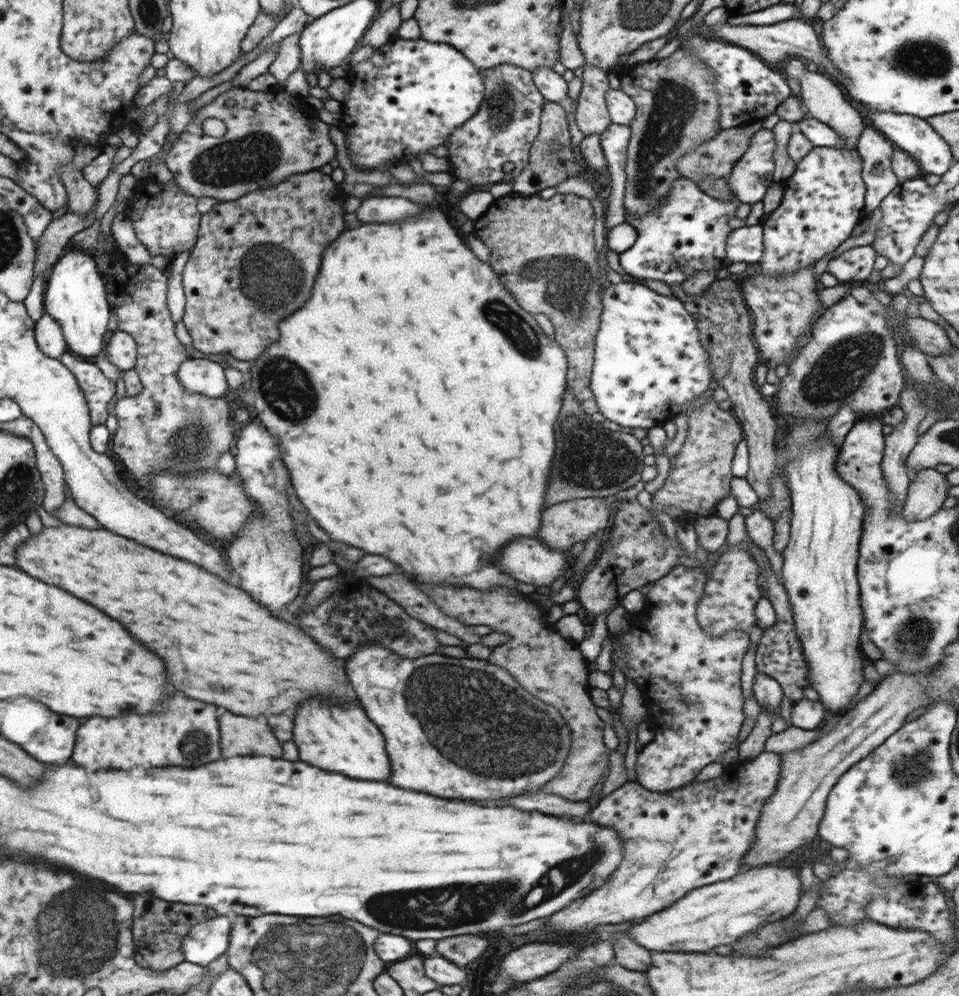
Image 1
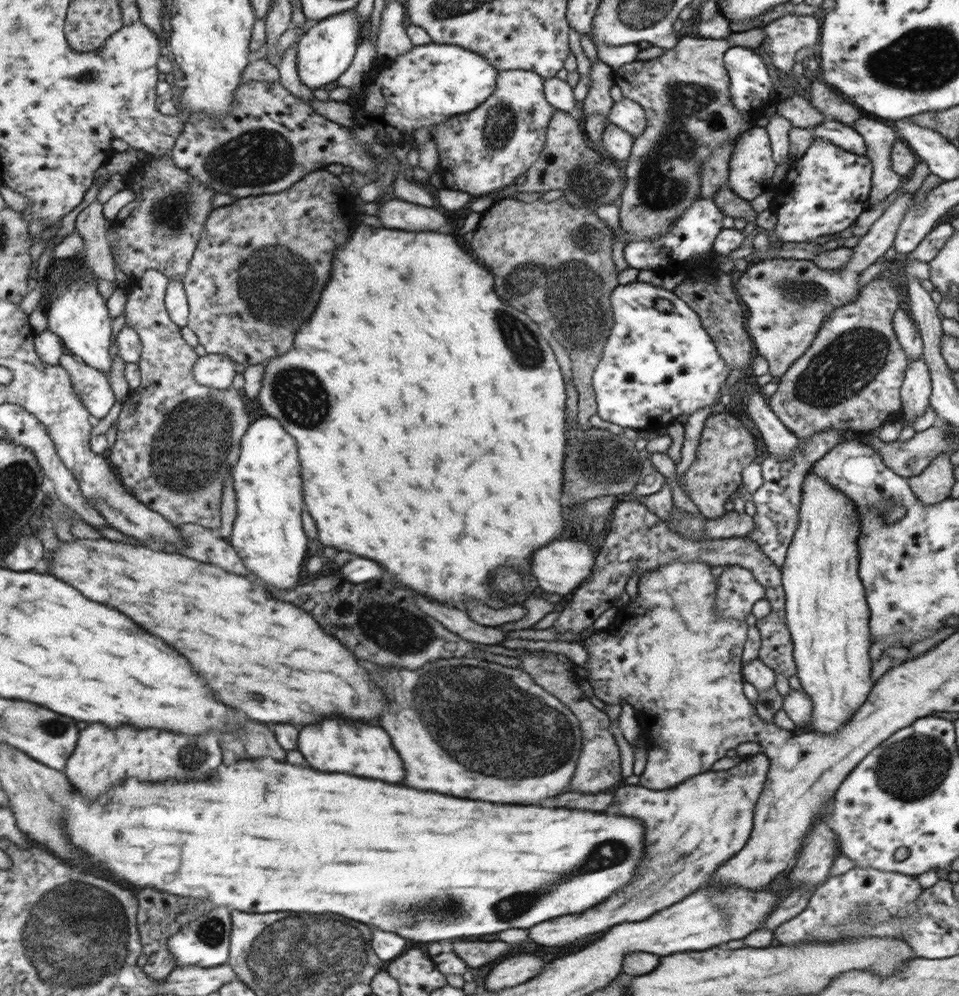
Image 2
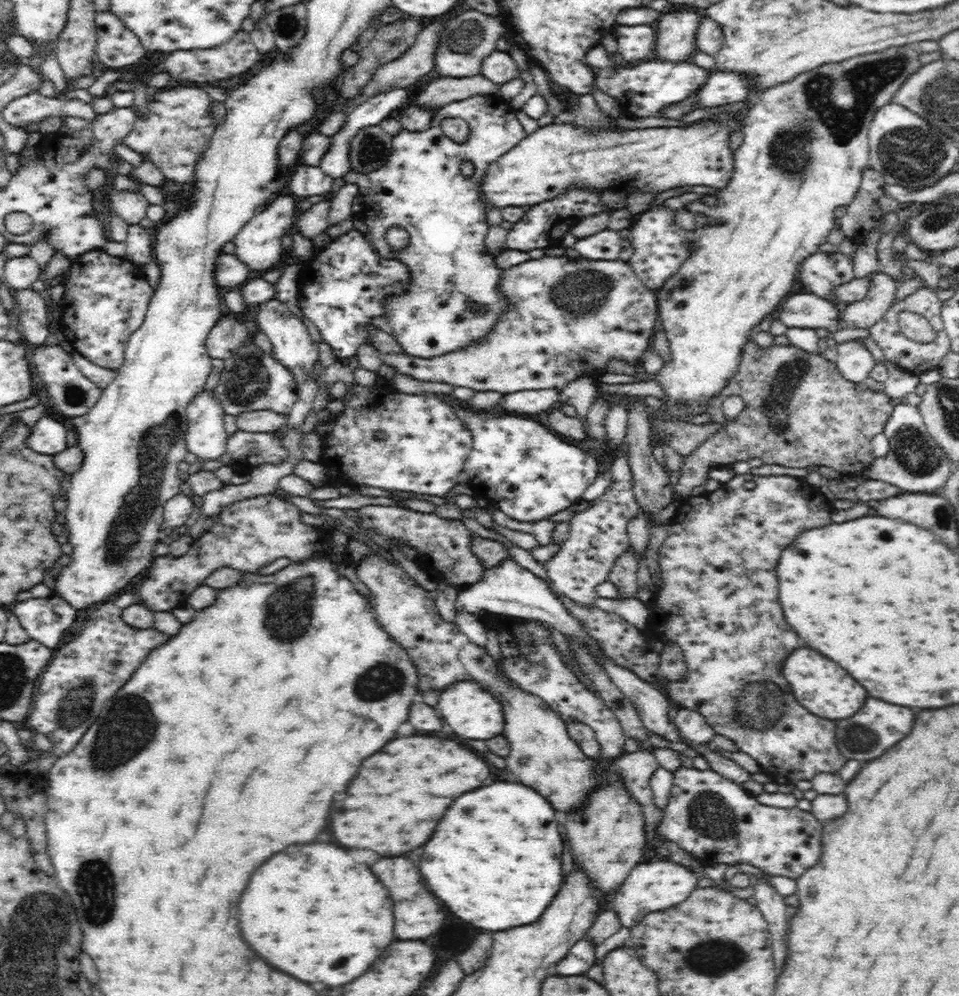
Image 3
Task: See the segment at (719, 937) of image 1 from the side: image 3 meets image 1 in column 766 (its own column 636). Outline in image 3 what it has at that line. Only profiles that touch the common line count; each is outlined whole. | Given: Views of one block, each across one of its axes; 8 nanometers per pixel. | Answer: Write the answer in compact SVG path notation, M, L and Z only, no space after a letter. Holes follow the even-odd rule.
M672 860L640 863L630 871L627 879L616 891L614 901L606 906L614 909L620 918L621 926L632 928L644 920L648 914L662 912L684 902L695 890L698 879L699 875L696 875L694 871Z

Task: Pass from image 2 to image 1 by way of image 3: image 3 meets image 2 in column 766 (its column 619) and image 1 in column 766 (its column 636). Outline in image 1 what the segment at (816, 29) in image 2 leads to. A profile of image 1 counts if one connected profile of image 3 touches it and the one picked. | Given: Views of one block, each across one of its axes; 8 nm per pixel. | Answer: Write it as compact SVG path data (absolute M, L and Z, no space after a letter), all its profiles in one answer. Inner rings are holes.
M792 18L777 22L776 24L771 24L770 26L734 26L726 20L722 24L711 26L711 28L712 32L714 32L714 36L718 36L724 43L731 42L732 45L747 48L772 66L776 66L778 62L782 62L793 56L804 56L804 58L815 62L817 65L822 64L826 70L832 75L835 75L837 79L840 79L837 68L834 66L834 63L830 58L827 57L824 46L818 41L816 28L814 28L810 20Z

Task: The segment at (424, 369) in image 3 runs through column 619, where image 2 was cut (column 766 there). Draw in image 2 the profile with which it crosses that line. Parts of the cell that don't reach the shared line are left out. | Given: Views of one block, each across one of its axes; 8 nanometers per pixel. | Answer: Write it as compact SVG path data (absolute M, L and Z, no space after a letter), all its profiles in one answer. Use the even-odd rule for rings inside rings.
M908 190L900 193L891 205L882 214L878 215L878 220L870 226L868 233L862 236L858 245L852 247L854 251L852 251L850 260L838 269L818 268L811 260L778 257L777 259L761 260L759 263L747 268L742 276L738 278L738 281L734 284L735 292L746 310L746 328L753 341L755 355L760 355L768 361L768 365L770 365L769 373L773 377L776 379L781 377L796 360L799 360L805 354L806 350L810 348L810 344L814 342L814 338L818 335L823 321L834 310L856 301L861 292L861 288L858 287L860 274L868 266L874 264L893 245L898 226L900 226L904 214L910 210L910 204L914 202L914 196L916 196L916 193Z

